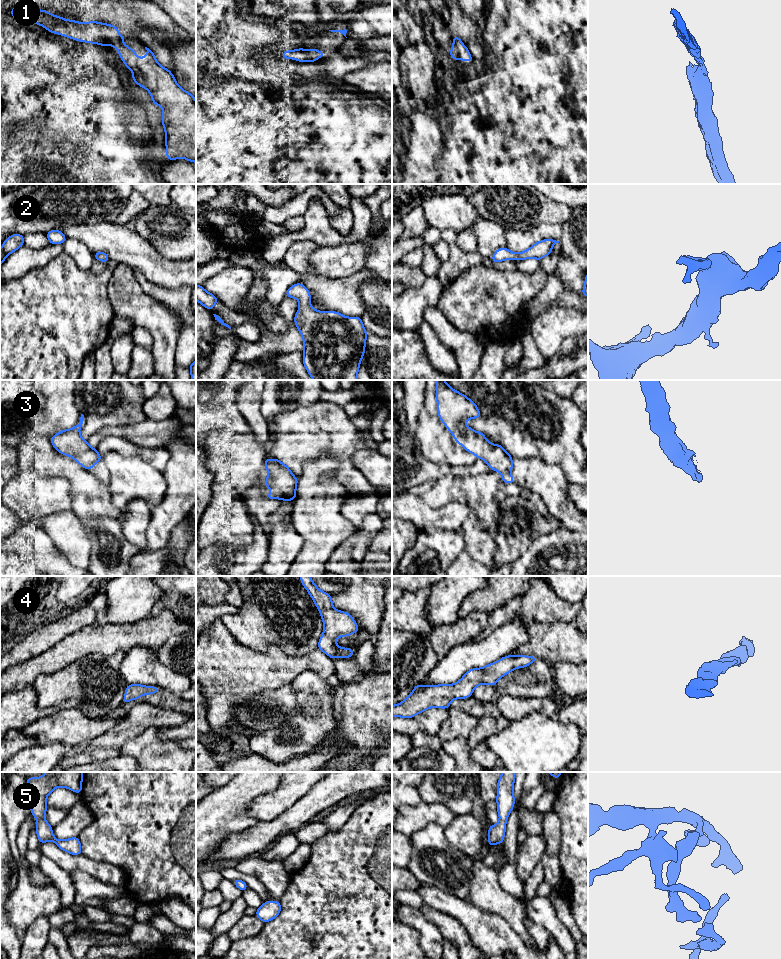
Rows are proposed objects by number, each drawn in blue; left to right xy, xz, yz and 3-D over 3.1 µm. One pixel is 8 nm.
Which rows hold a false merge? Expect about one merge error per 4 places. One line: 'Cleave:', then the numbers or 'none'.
Cleave: none

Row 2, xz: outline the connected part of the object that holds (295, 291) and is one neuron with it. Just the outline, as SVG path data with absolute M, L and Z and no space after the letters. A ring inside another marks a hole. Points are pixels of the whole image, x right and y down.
M301 283L291 286L285 297L299 300L294 317L304 342L303 364L313 380L358 380L360 362L368 336L361 317L346 317L339 312L317 311L310 303L310 291Z

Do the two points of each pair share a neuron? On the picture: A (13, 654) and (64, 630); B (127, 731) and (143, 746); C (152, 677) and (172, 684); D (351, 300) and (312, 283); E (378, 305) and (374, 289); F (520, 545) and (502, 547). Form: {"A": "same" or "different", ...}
{"A": "same", "B": "different", "C": "same", "D": "same", "E": "same", "F": "same"}

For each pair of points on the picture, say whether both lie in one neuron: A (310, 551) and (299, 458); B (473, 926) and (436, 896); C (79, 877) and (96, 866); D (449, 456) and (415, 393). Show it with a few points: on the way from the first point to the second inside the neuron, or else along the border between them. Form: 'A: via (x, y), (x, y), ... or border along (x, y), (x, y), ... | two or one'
A: border along (317, 458), (304, 465), (298, 480) | two
B: via (464, 917), (453, 906), (445, 902) | one
C: border along (70, 873), (82, 870), (107, 883) | two
D: border along (423, 406), (417, 430) | two

